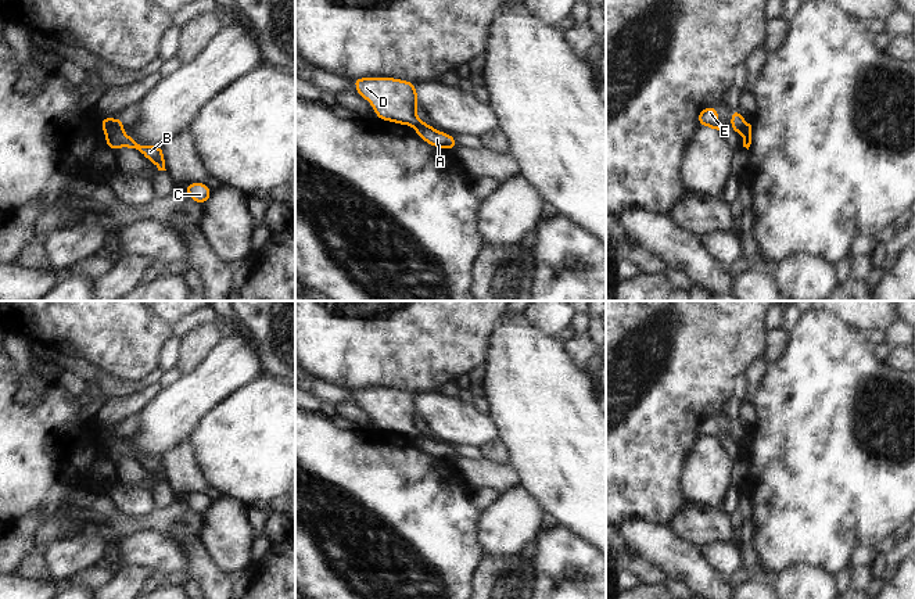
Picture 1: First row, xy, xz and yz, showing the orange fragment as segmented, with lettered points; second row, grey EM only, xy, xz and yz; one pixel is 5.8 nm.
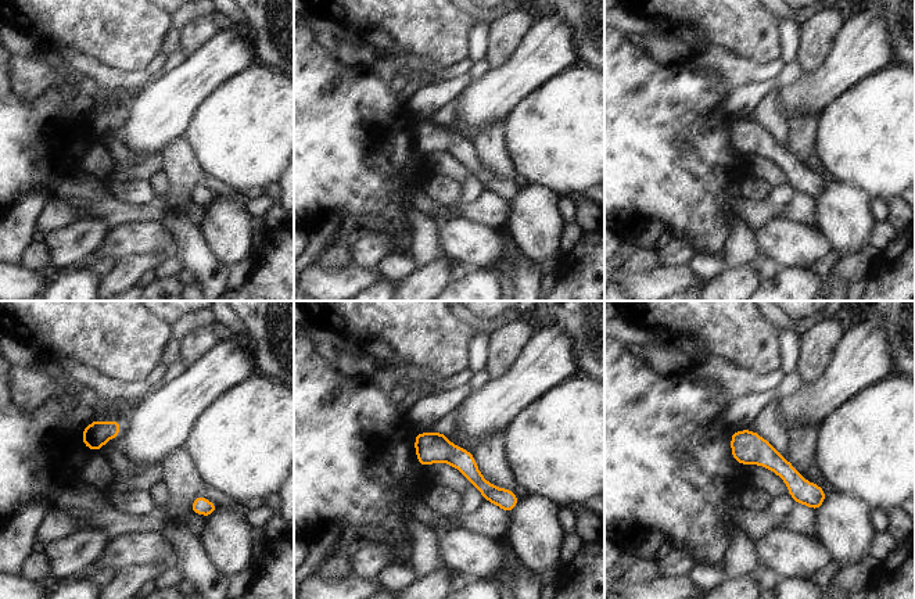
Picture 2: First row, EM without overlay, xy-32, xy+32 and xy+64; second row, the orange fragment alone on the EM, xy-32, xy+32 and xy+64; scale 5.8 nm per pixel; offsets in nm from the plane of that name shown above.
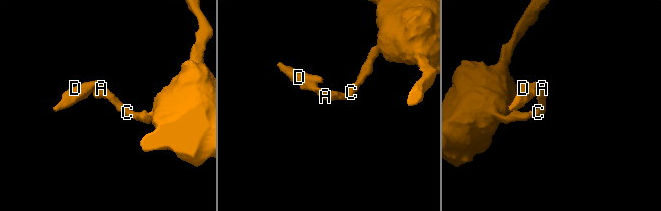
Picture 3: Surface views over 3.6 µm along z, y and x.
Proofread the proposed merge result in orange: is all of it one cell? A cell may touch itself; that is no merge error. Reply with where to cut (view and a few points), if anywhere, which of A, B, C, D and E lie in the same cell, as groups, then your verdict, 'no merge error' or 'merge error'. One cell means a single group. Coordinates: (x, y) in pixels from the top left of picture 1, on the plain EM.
cut in xy along (122, 431), (103, 443); A B C / D E; merge error

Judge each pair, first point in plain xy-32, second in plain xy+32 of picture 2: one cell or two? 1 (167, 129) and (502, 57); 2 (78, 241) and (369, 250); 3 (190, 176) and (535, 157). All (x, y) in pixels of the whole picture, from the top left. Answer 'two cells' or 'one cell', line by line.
1: two cells
2: one cell
3: two cells

